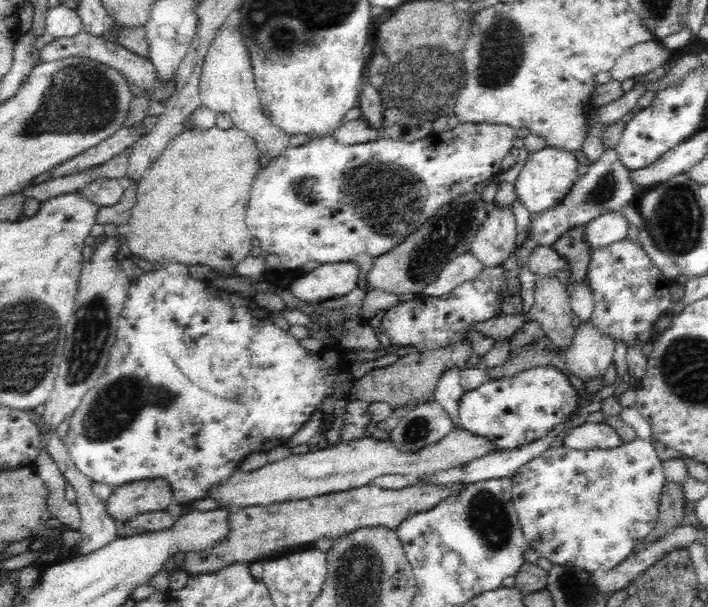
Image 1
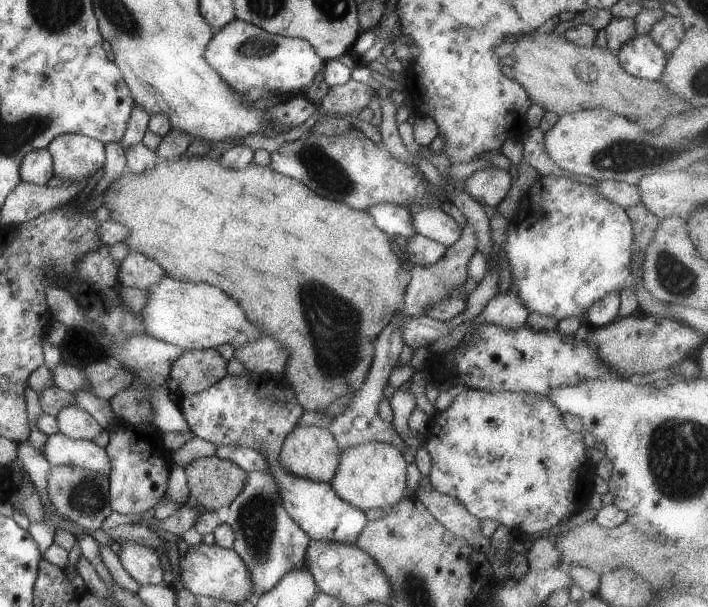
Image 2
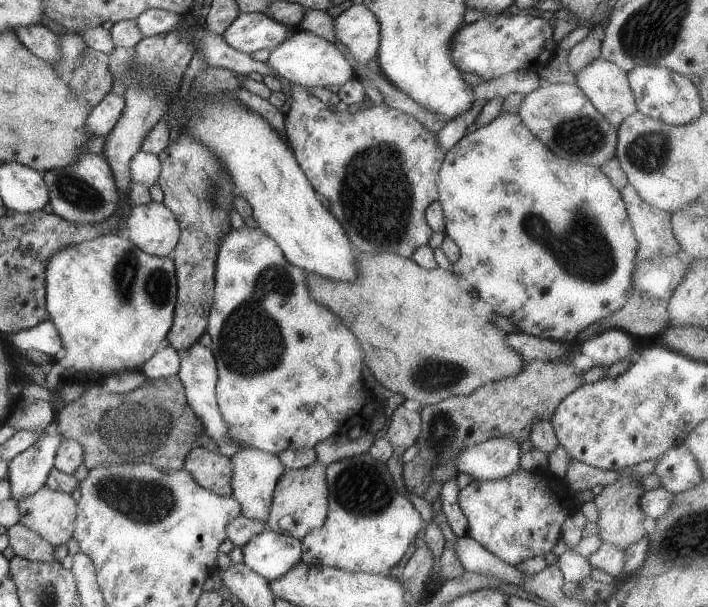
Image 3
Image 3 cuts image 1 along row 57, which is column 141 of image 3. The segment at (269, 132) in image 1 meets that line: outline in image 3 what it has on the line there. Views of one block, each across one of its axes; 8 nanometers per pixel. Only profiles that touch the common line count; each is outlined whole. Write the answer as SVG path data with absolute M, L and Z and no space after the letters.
M163 202L132 207L125 224L125 237L149 255L169 257L178 244L178 220Z

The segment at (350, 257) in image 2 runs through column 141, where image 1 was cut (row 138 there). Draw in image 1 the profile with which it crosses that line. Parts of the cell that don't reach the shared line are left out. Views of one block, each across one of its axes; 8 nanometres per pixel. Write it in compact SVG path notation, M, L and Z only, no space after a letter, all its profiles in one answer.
M195 126L170 140L137 184L136 204L125 234L131 254L156 265L170 258L174 263L206 264L214 270L222 266L232 269L245 260L252 248L253 237L245 219L252 183L260 168L258 154L255 140L236 127L224 130L214 126L202 130Z

